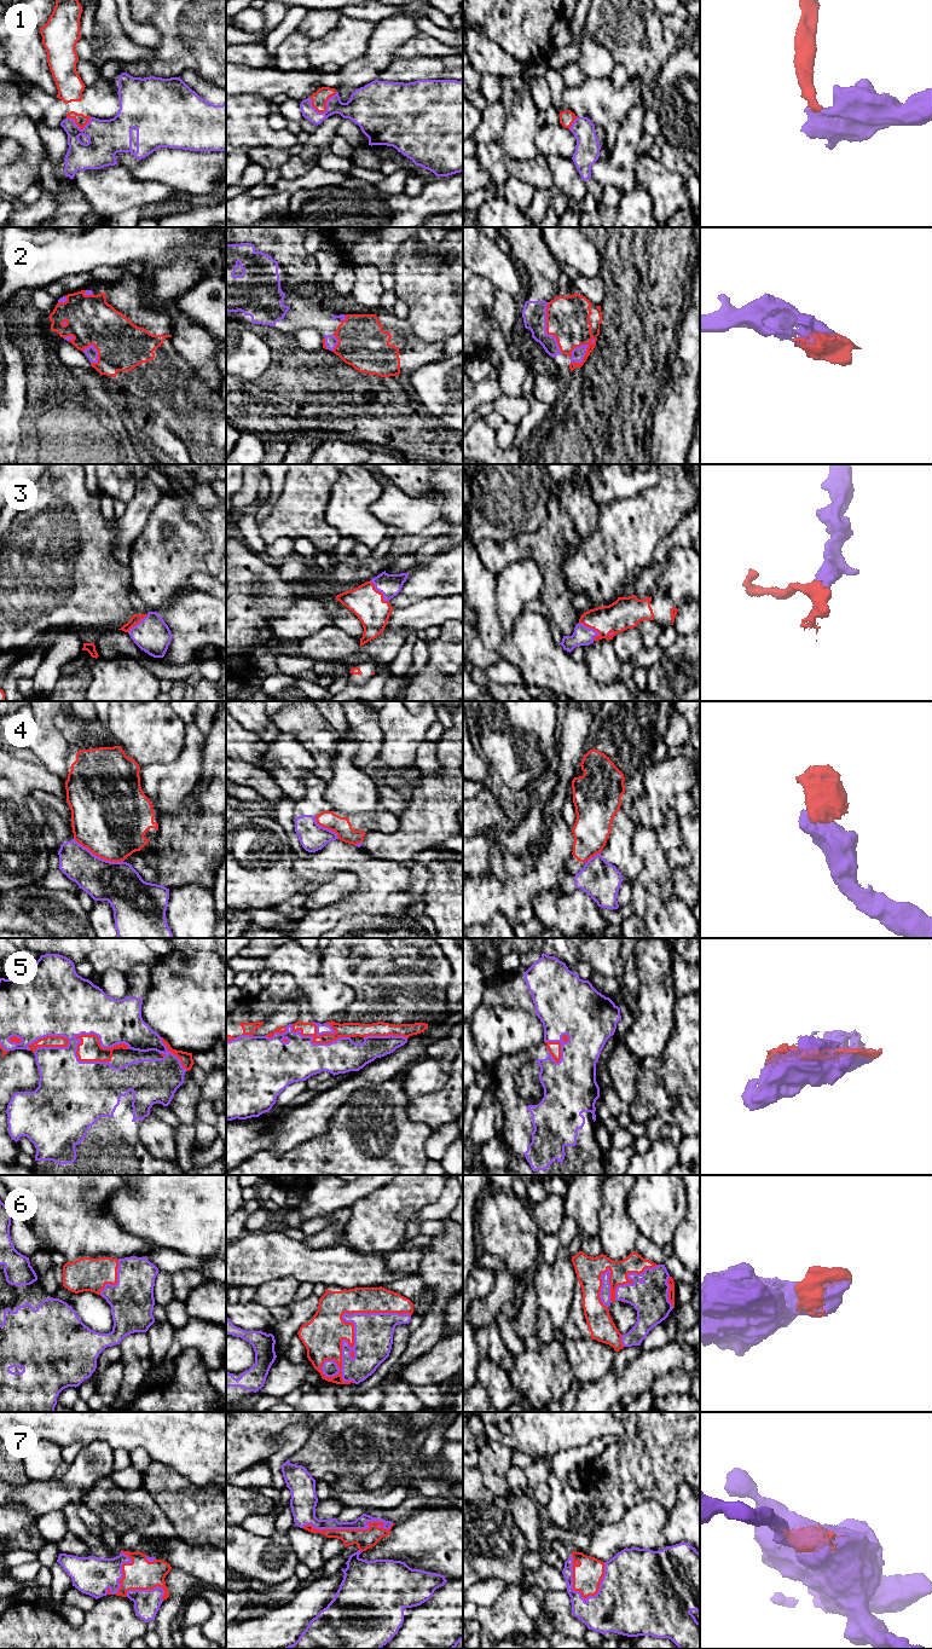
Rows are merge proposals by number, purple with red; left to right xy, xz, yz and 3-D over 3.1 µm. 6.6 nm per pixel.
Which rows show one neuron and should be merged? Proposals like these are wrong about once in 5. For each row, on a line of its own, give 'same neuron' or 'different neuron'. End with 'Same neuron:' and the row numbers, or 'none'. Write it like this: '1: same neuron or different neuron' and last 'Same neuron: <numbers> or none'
1: same neuron
2: same neuron
3: same neuron
4: different neuron
5: same neuron
6: same neuron
7: same neuron
Same neuron: 1, 2, 3, 5, 6, 7

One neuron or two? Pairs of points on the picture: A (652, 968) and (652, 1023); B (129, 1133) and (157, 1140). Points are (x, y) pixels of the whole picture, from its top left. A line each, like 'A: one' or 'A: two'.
A: one
B: two

